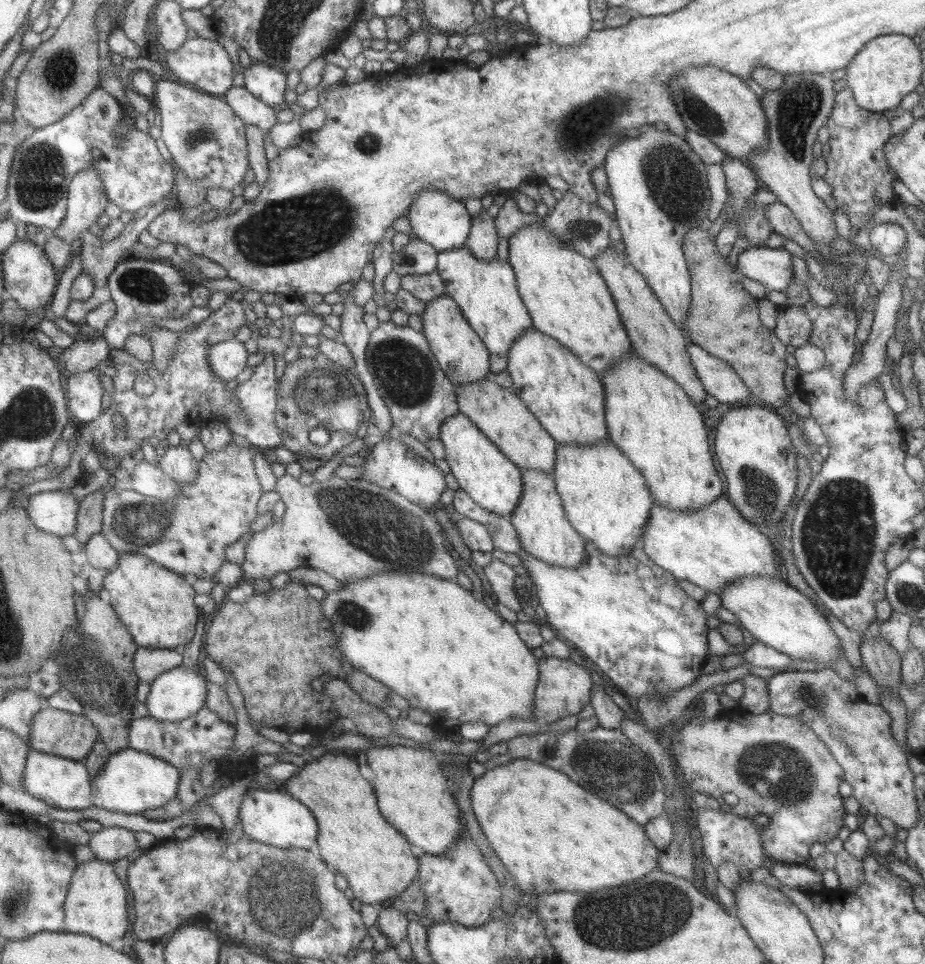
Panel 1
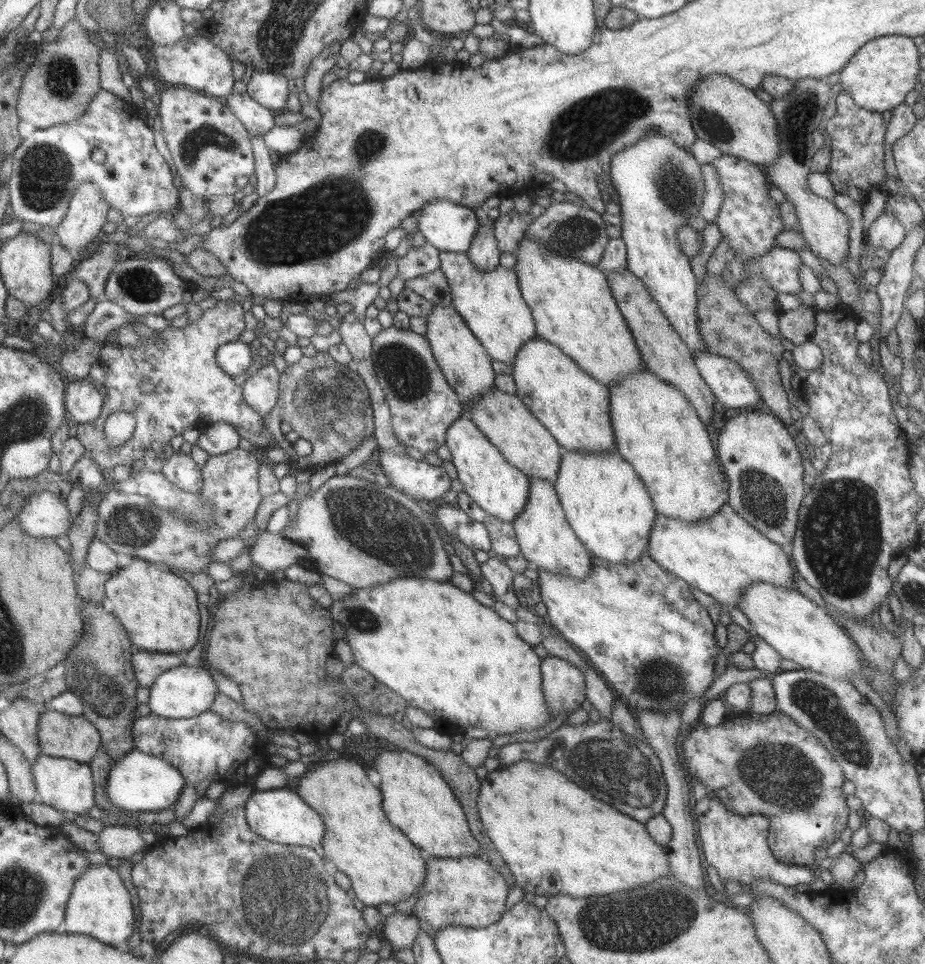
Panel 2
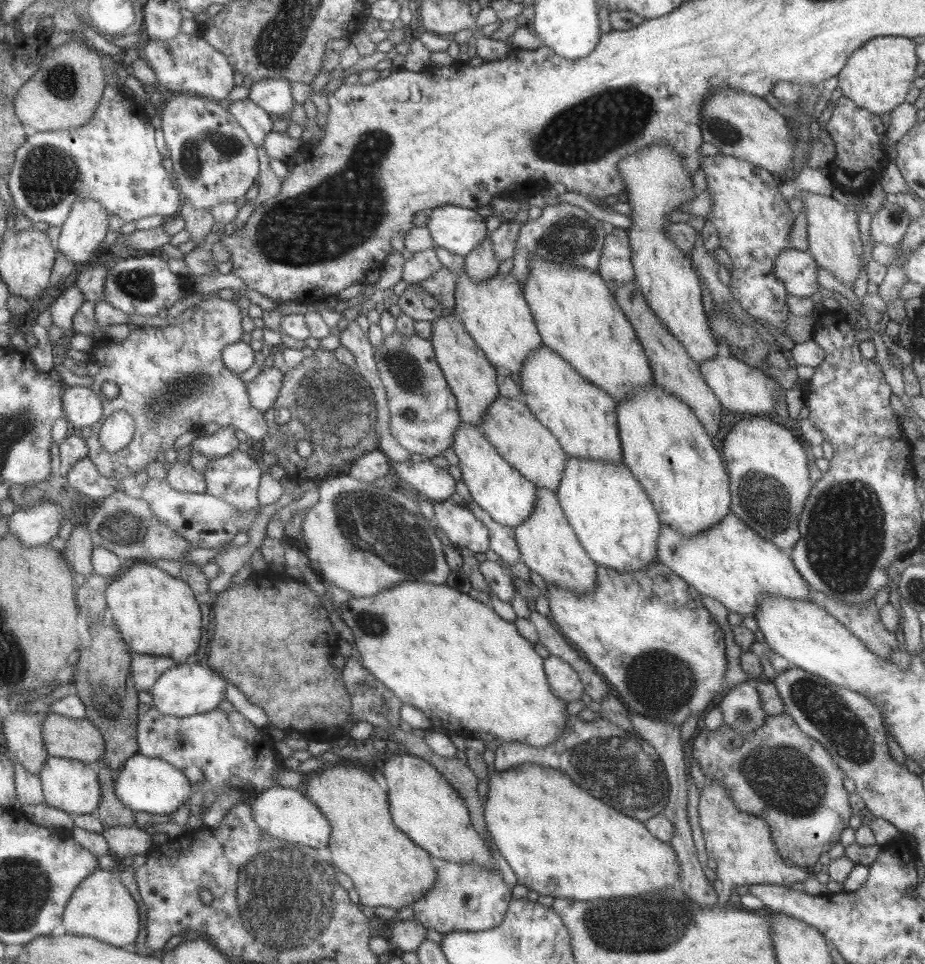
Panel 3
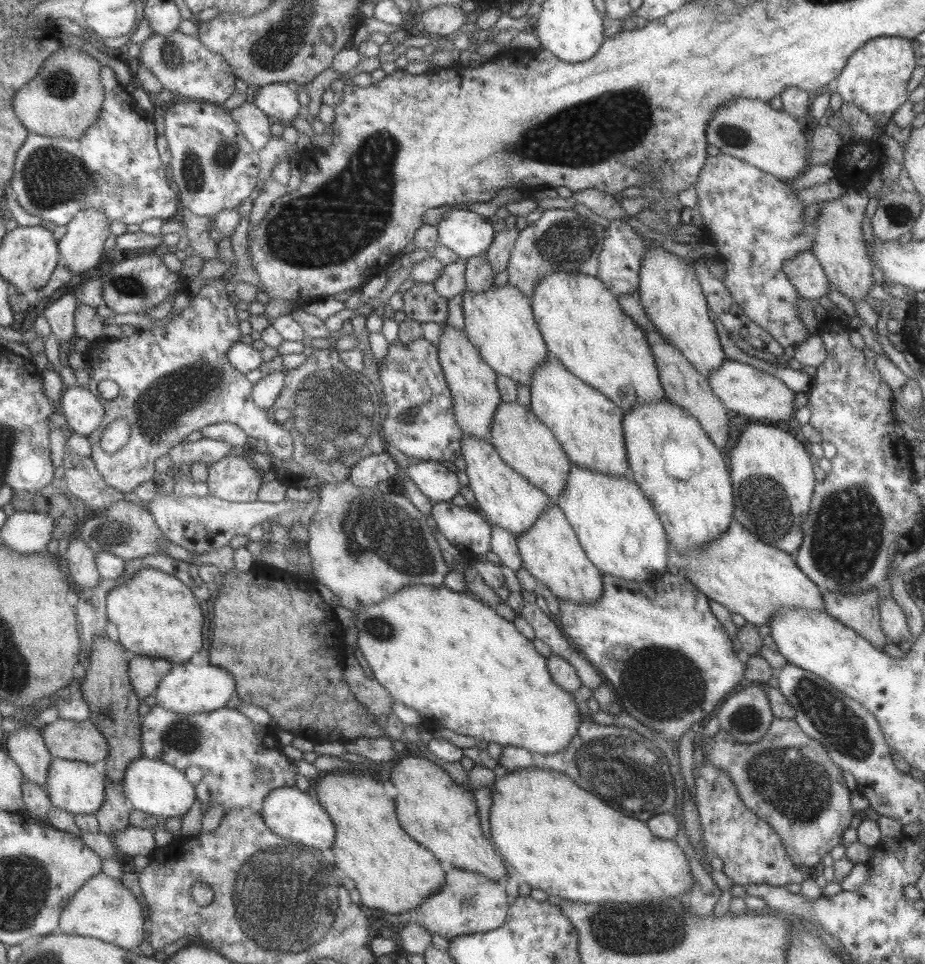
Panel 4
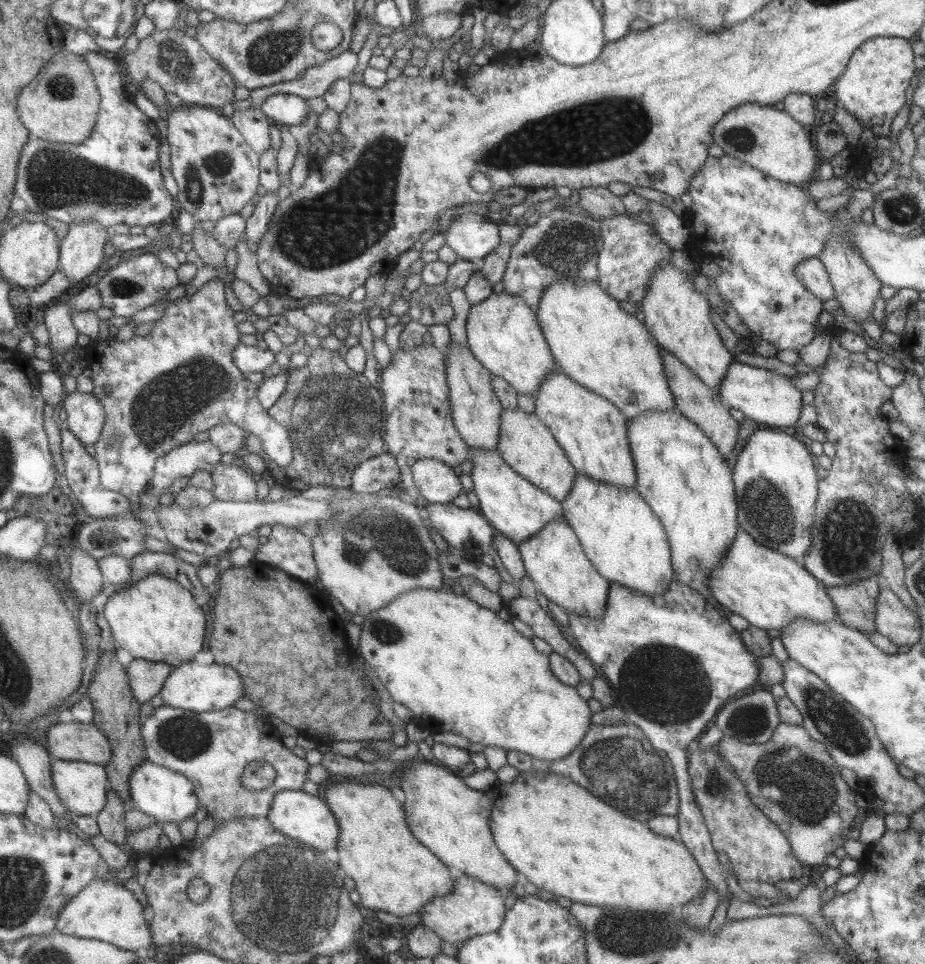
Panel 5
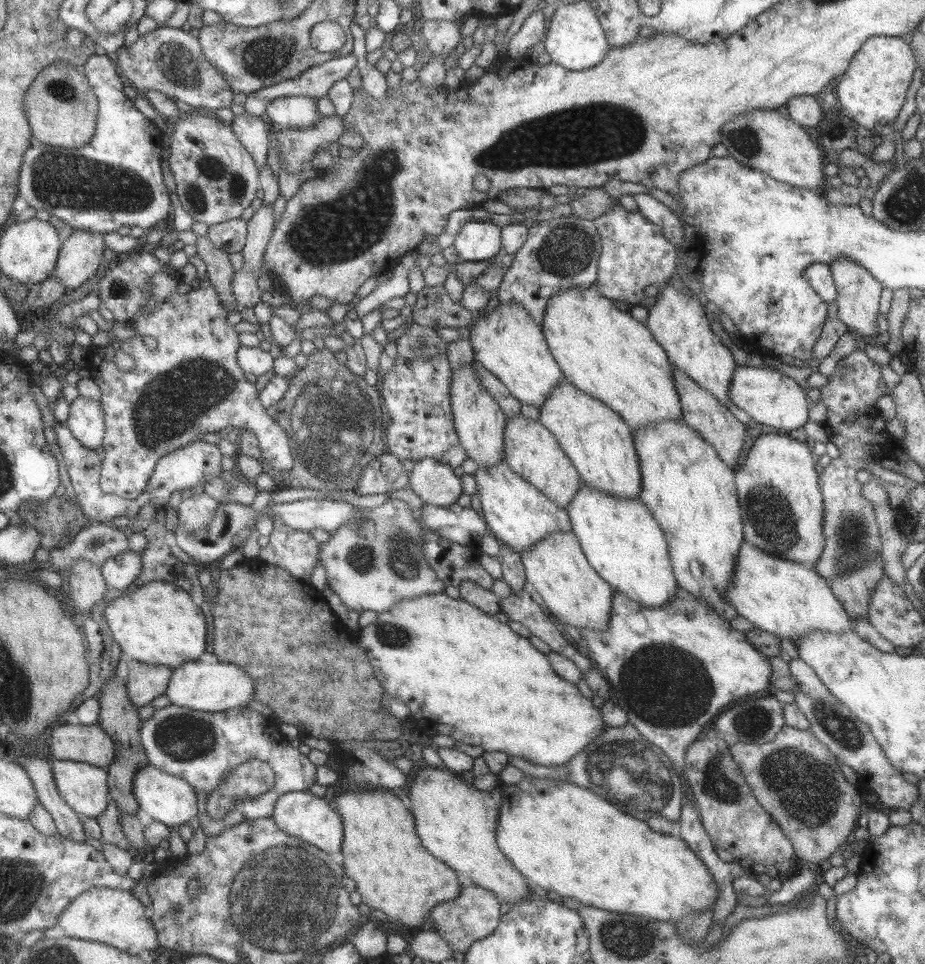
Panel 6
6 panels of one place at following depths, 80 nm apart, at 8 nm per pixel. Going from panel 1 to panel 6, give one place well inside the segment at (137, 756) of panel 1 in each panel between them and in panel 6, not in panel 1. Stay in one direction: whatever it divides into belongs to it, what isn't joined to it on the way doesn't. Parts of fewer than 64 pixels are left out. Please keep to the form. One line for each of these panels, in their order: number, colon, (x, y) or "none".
2: (139, 782)
3: (147, 784)
4: (152, 786)
5: (169, 796)
6: (170, 799)

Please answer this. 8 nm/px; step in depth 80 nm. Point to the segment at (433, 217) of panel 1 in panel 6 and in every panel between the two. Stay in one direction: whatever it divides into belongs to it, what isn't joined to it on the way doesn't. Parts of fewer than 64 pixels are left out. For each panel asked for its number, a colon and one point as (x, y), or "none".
2: (448, 226)
3: (454, 228)
4: (465, 233)
5: (471, 236)
6: (478, 240)

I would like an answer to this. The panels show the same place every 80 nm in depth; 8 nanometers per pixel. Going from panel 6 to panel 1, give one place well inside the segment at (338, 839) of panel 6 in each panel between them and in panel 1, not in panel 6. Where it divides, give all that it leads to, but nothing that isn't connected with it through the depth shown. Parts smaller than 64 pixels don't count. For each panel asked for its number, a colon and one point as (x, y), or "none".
1: (278, 818)
2: (280, 815)
3: (285, 814)
4: (290, 813)
5: (302, 816)

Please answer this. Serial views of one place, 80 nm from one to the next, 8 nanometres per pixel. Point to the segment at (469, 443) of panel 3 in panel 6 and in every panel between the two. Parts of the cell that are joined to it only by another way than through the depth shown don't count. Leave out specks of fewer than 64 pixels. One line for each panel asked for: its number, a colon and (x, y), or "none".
4: (508, 500)
5: (514, 507)
6: (515, 512)

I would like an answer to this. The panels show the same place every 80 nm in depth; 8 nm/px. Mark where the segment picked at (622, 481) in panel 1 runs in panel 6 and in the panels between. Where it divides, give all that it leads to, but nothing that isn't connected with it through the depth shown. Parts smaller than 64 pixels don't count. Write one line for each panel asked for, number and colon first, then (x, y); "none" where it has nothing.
2: (608, 508)
3: (614, 521)
4: (622, 536)
5: (624, 541)
6: (622, 542)

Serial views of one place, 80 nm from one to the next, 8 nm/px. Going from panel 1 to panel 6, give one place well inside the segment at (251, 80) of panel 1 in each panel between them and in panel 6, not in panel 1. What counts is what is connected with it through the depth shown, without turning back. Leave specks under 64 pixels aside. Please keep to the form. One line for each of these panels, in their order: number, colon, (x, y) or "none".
2: (271, 89)
3: (276, 95)
4: (279, 101)
5: (283, 109)
6: (294, 112)

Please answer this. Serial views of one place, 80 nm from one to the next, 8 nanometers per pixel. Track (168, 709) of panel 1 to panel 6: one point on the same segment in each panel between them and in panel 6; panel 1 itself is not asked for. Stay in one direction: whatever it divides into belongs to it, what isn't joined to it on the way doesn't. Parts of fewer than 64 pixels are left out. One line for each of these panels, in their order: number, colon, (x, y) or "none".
2: (183, 692)
3: (185, 690)
4: (189, 689)
5: (193, 687)
6: (207, 685)

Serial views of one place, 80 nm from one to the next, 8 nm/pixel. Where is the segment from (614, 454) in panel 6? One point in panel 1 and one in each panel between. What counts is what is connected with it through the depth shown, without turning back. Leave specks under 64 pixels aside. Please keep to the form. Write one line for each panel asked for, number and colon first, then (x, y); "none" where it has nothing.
1: (566, 397)
2: (573, 406)
3: (581, 417)
4: (586, 424)
5: (592, 432)

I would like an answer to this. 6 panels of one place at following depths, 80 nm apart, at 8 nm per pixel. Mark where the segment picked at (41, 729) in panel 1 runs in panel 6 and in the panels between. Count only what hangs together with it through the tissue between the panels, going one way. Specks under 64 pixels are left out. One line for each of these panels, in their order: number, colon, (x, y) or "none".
2: (62, 735)
3: (79, 739)
4: (68, 739)
5: (74, 740)
6: (80, 742)

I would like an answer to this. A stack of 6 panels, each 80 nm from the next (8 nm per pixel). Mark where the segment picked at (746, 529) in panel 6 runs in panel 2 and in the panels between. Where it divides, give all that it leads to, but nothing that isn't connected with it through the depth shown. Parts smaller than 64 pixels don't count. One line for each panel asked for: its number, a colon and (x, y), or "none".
2: (763, 467)
3: (768, 478)
4: (772, 478)
5: (775, 483)

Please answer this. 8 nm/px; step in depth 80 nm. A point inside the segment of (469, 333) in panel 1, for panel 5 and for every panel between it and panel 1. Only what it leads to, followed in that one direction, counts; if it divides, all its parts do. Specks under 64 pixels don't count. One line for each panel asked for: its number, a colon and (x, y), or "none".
2: (466, 366)
3: (471, 377)
4: (472, 384)
5: (475, 409)

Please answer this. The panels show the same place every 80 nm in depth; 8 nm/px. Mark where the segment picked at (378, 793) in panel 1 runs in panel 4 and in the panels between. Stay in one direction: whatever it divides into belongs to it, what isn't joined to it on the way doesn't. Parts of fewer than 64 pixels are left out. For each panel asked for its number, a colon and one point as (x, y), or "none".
2: (416, 799)
3: (422, 804)
4: (437, 813)

